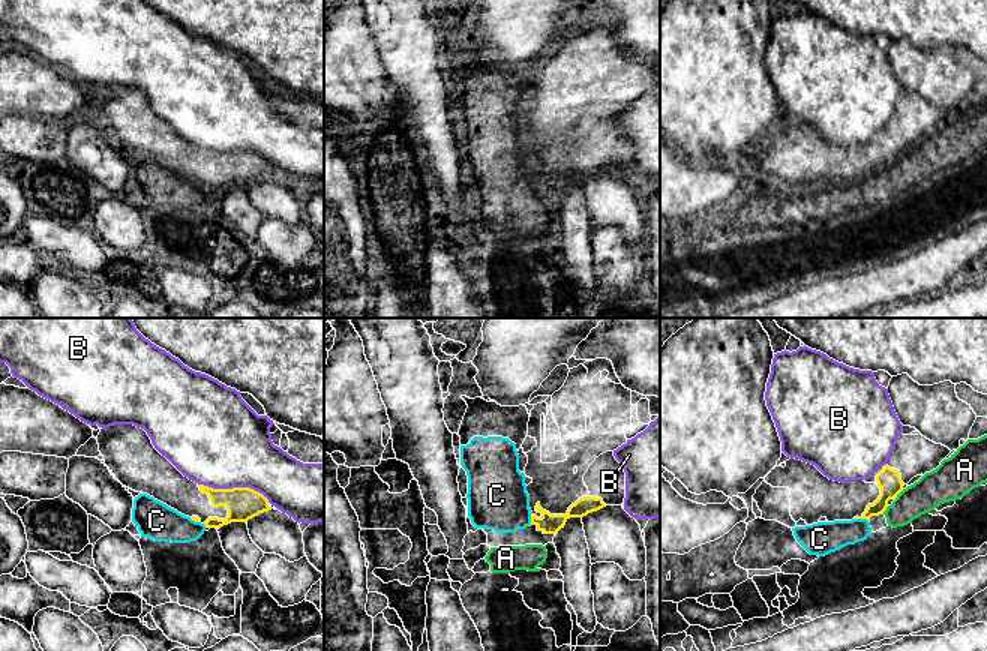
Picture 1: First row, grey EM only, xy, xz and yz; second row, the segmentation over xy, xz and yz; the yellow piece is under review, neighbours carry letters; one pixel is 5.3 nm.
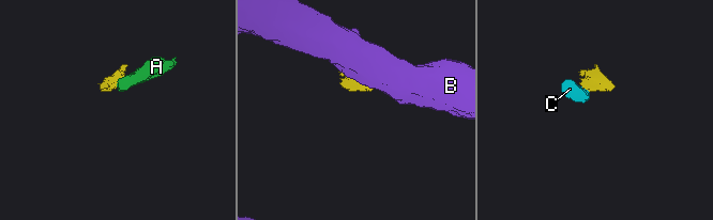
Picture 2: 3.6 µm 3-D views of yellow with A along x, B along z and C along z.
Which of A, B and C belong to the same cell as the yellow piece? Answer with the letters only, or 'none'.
none

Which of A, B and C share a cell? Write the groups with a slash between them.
A C / B

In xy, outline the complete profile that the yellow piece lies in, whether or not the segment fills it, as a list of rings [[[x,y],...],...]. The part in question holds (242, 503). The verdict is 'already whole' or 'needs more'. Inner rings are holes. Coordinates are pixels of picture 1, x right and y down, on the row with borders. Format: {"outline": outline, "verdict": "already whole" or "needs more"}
{"outline": [[[134,424],[100,429],[99,452],[126,488],[142,492],[207,528],[248,522],[272,510],[268,500],[250,488],[213,489],[184,477]]], "verdict": "needs more"}

